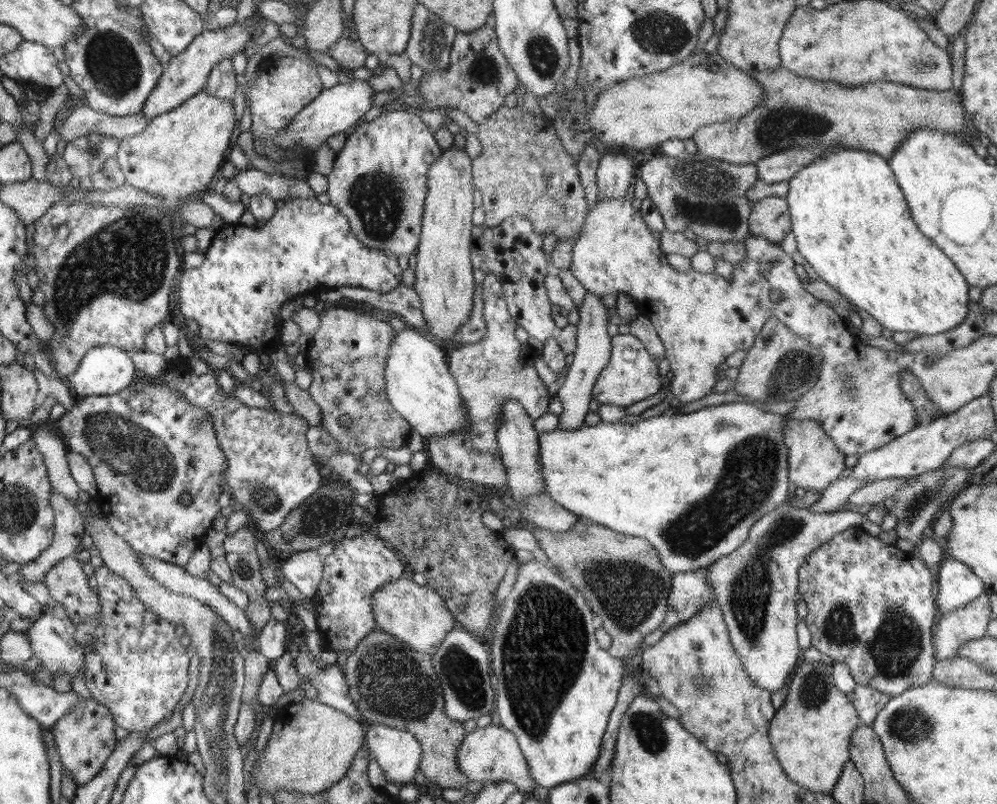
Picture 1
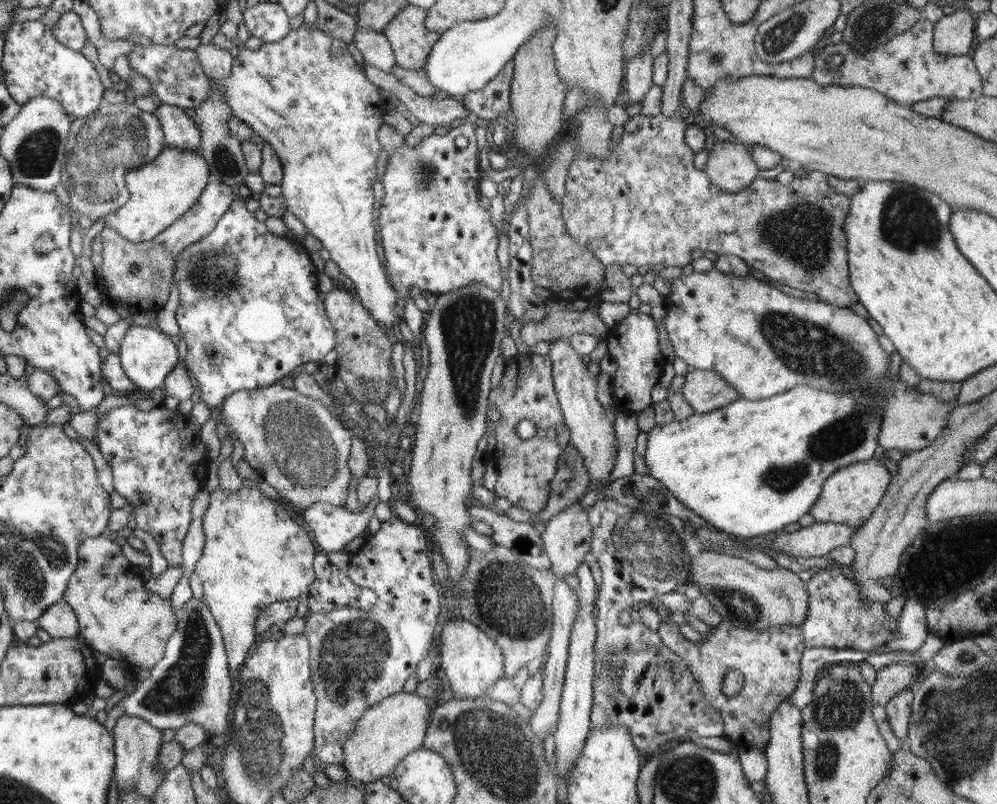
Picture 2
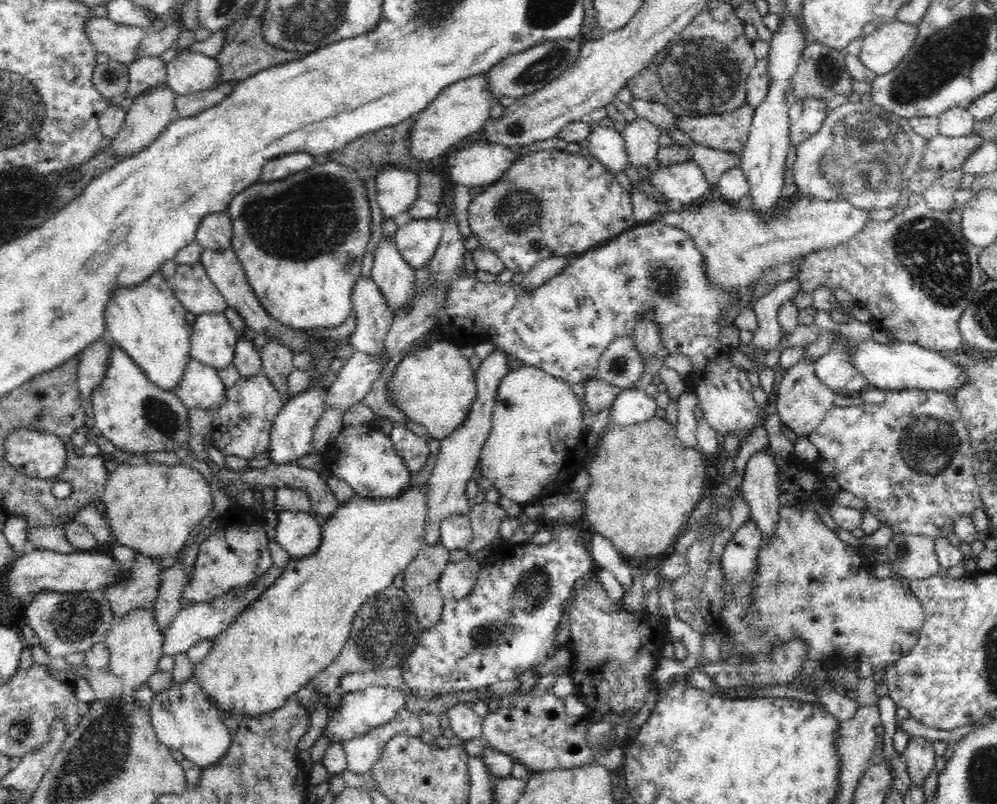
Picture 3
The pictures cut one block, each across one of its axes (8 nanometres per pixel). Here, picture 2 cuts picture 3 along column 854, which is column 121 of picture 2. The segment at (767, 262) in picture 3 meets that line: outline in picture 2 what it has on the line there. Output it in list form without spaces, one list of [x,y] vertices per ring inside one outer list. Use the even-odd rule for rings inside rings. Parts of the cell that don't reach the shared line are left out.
[[[165,144],[154,161],[125,174],[125,187],[126,191],[131,194],[130,198],[124,206],[104,216],[105,226],[117,230],[118,234],[133,243],[152,240],[177,218],[180,218],[198,200],[209,179],[208,163],[204,160],[201,152],[178,150]]]

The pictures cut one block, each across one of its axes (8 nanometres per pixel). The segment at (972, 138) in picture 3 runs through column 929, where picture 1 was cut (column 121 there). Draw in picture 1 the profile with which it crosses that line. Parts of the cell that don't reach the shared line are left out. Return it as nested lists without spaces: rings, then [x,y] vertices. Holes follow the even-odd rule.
[[[202,90],[180,106],[154,117],[140,134],[120,139],[117,163],[125,181],[146,194],[166,200],[196,199],[203,193],[209,192],[208,184],[214,180],[216,172],[221,170],[224,164],[222,160],[226,159],[225,155],[233,146],[234,137],[238,132],[236,121],[232,103],[212,97]]]

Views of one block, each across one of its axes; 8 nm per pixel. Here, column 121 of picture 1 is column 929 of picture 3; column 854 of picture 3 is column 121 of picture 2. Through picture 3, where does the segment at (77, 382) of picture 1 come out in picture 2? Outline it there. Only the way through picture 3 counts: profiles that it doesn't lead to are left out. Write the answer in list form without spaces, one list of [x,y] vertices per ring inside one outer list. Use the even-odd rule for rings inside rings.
[[[131,326],[122,340],[118,356],[124,374],[142,391],[152,391],[162,386],[166,376],[179,364],[179,354],[174,342],[168,335],[150,327]]]

